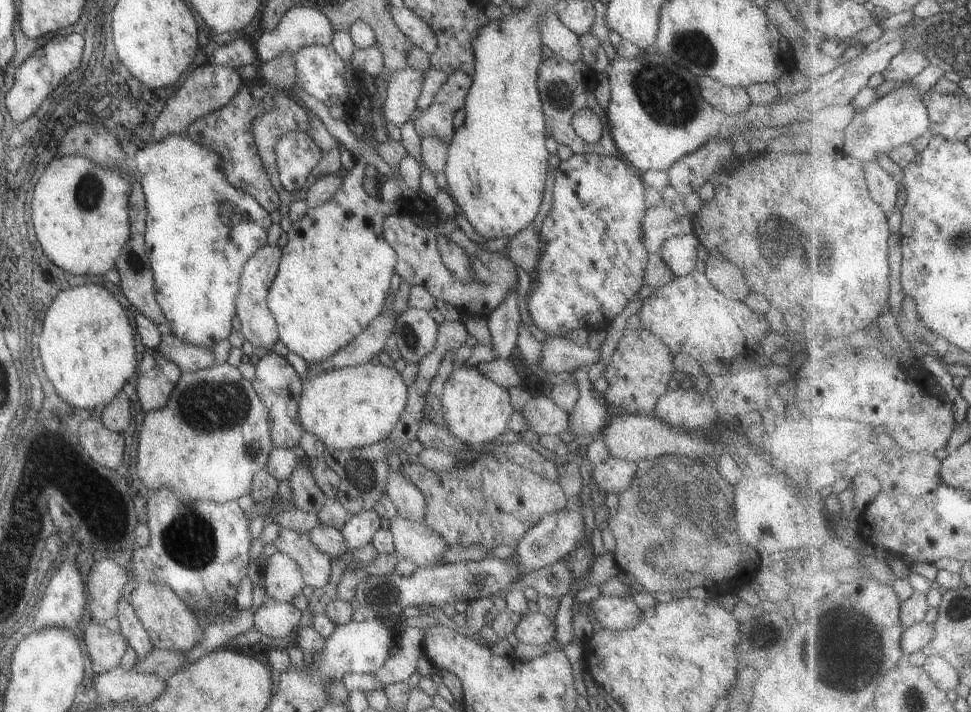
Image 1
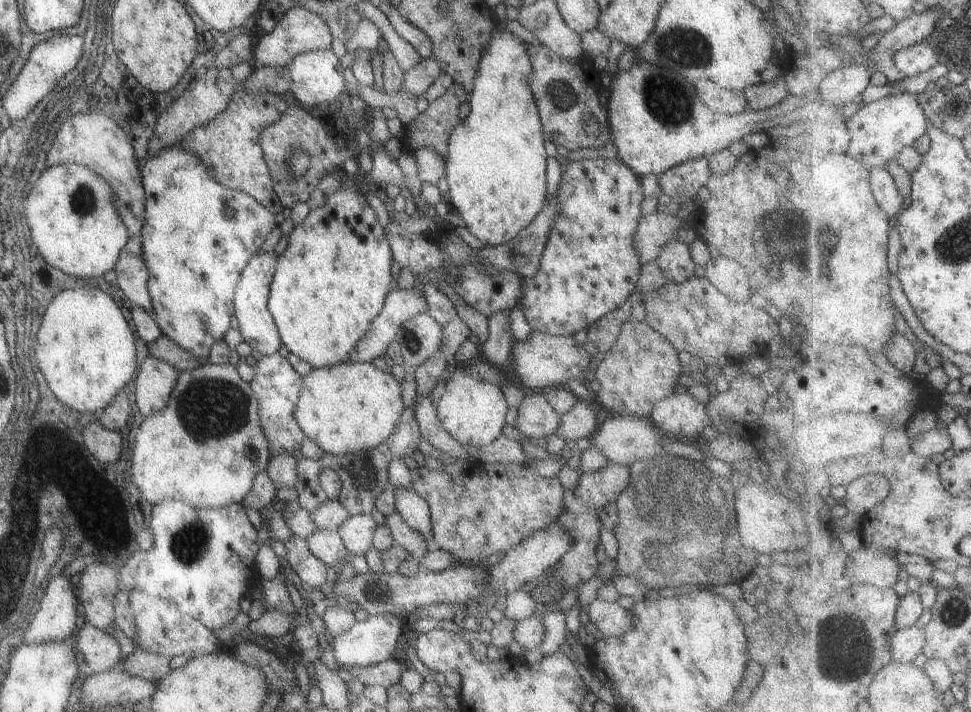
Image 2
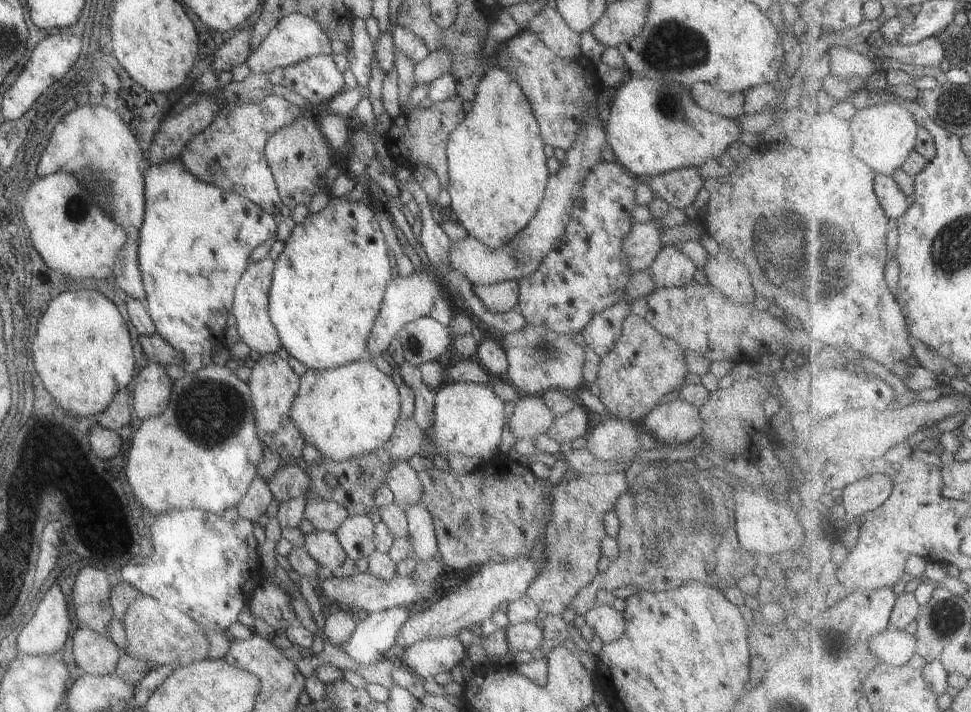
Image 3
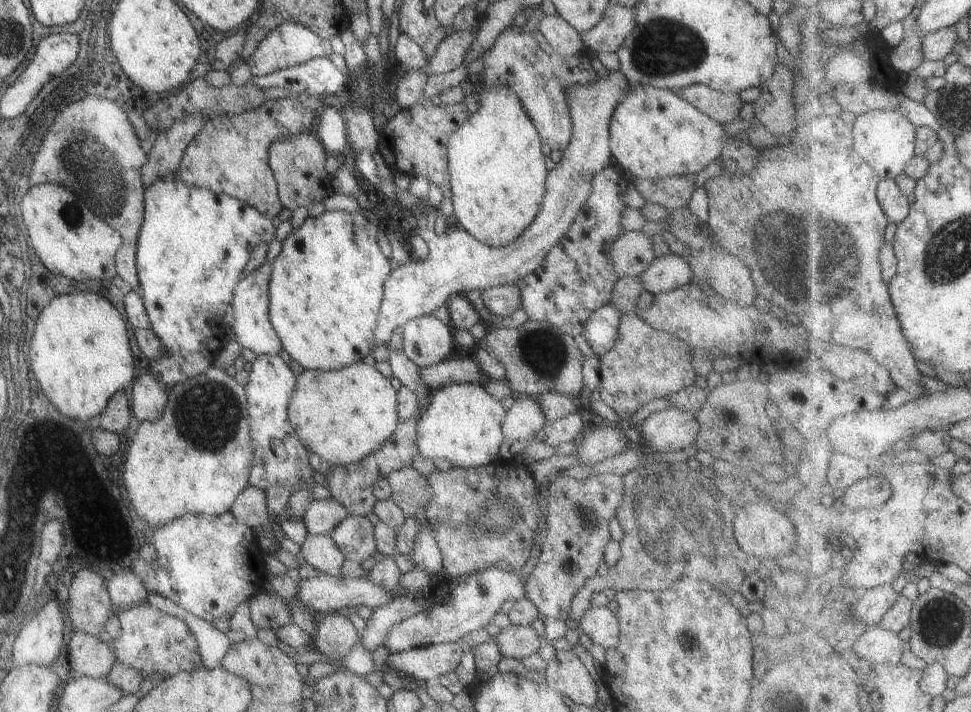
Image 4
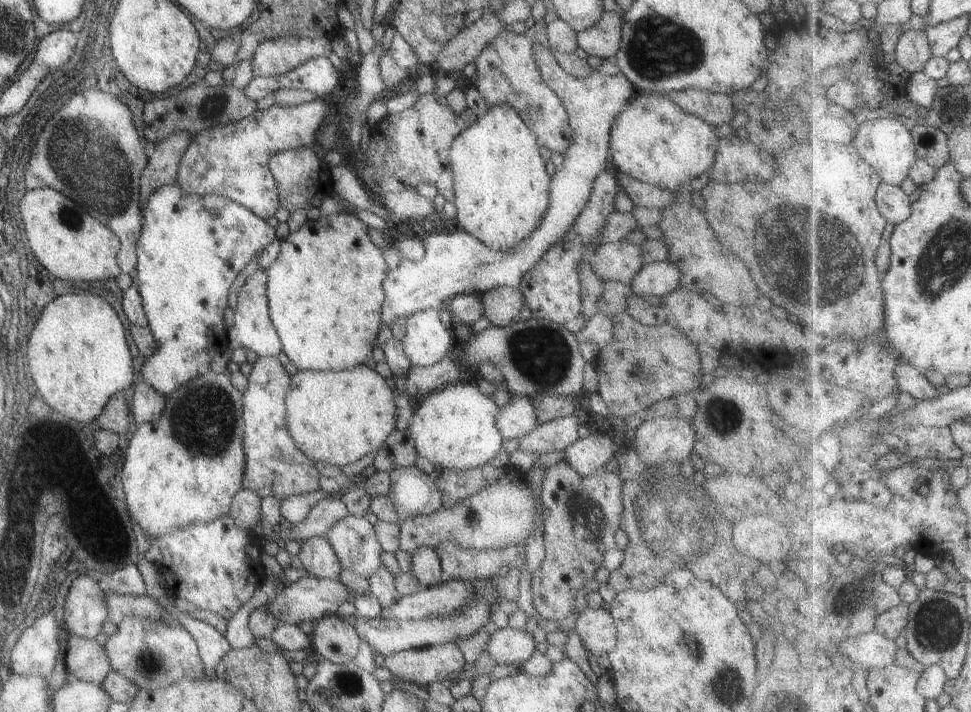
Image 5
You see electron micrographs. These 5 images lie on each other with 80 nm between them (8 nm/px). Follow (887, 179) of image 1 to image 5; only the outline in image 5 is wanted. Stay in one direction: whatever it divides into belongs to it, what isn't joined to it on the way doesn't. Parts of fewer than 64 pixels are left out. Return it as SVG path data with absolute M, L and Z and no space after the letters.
M882 182L877 191L876 201L884 217L895 226L911 216L911 200L901 186Z

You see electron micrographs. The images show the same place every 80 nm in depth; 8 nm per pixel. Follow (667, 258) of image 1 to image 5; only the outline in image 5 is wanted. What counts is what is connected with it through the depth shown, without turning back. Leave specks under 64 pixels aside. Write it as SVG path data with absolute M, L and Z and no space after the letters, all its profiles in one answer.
M666 259L644 264L629 284L634 295L643 294L660 298L678 288L679 268Z

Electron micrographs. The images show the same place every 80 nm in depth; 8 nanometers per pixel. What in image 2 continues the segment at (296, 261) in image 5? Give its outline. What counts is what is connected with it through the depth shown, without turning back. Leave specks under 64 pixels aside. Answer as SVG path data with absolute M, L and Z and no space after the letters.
M358 177L356 183L347 188L339 186L320 207L309 209L305 218L293 225L286 237L285 248L278 254L268 286L266 307L281 344L312 369L330 367L348 360L350 350L381 310L392 278L389 272L392 252L388 240L385 240L384 230L365 201Z

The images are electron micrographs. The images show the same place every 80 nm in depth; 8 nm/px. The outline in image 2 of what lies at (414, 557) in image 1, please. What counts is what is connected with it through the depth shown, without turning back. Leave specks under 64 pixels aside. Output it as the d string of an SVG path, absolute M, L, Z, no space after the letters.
M394 510L391 514L386 514L384 522L384 525L389 529L392 542L402 546L402 549L408 552L408 556L421 558L427 550L432 549L432 547L427 546L422 535L417 534L410 526L407 526L397 511Z

